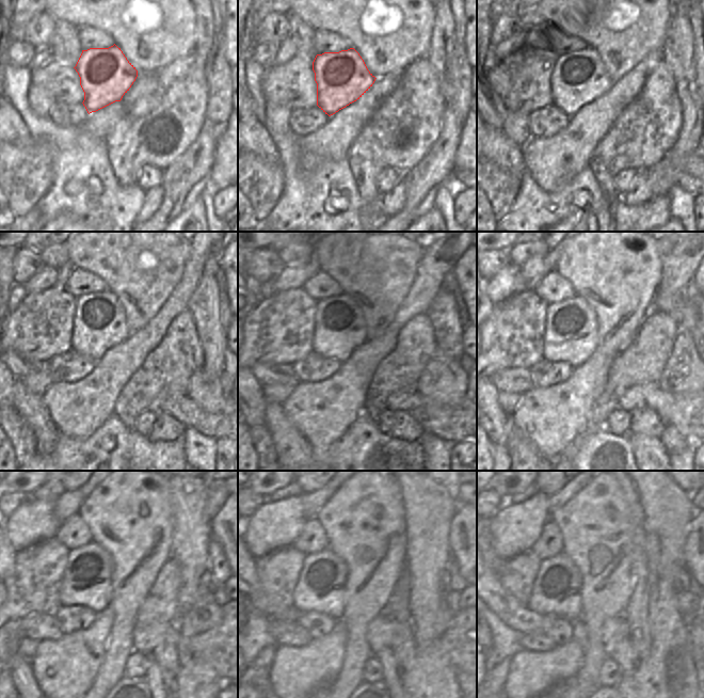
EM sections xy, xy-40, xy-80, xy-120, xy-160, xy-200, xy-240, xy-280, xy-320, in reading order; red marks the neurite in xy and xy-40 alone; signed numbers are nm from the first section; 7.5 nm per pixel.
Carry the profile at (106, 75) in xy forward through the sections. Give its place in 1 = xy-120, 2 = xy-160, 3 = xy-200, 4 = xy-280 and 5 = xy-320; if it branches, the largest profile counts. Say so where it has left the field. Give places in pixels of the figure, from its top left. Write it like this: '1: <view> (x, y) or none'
1: xy-120 (99, 324)
2: xy-160 (339, 329)
3: xy-200 (571, 335)
4: xy-280 (320, 587)
5: xy-320 (557, 589)

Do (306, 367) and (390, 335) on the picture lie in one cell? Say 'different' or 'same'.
different

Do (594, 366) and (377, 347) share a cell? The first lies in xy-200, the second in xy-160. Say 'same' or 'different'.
same

